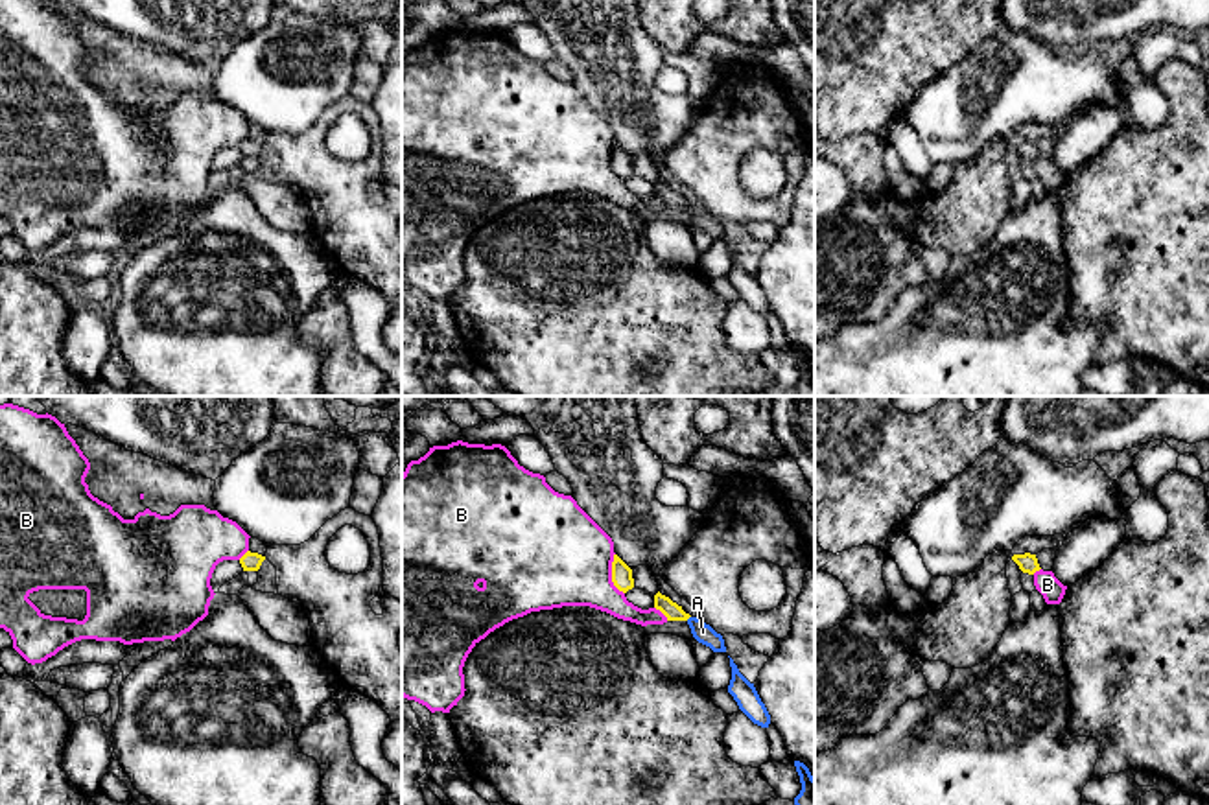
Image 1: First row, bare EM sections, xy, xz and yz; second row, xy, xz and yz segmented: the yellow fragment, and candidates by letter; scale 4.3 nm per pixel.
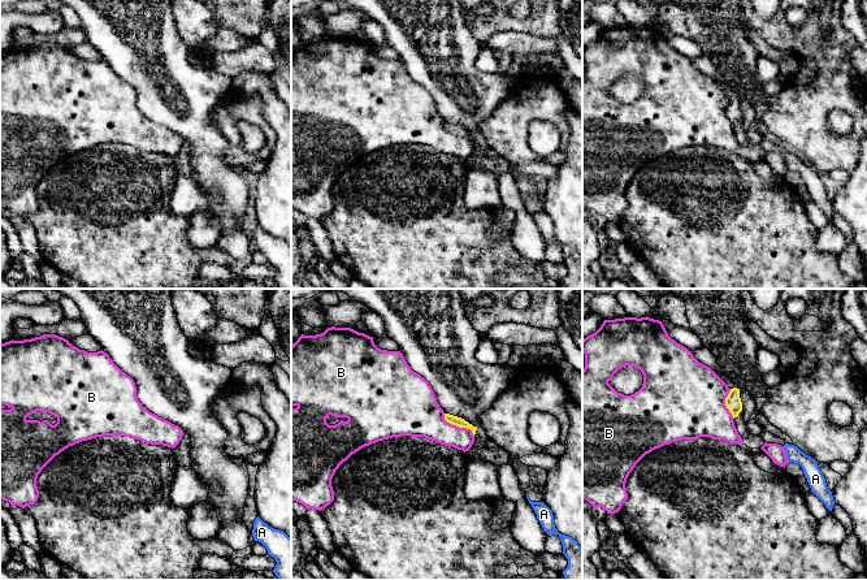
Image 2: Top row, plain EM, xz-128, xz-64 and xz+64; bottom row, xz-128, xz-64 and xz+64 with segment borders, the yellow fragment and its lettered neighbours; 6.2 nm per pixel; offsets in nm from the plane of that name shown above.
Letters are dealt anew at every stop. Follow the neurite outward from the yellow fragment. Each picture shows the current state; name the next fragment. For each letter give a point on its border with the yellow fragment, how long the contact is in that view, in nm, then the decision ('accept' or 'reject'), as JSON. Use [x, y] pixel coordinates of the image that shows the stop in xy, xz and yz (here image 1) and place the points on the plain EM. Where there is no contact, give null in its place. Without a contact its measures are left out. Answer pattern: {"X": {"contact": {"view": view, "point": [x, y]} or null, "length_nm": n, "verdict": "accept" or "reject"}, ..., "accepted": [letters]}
{"A": {"contact": {"view": "xz", "point": [688, 205]}, "length_nm": 30, "verdict": "accept"}, "B": {"contact": {"view": "xz", "point": [612, 161]}, "length_nm": 190, "verdict": "reject"}, "accepted": ["A"]}

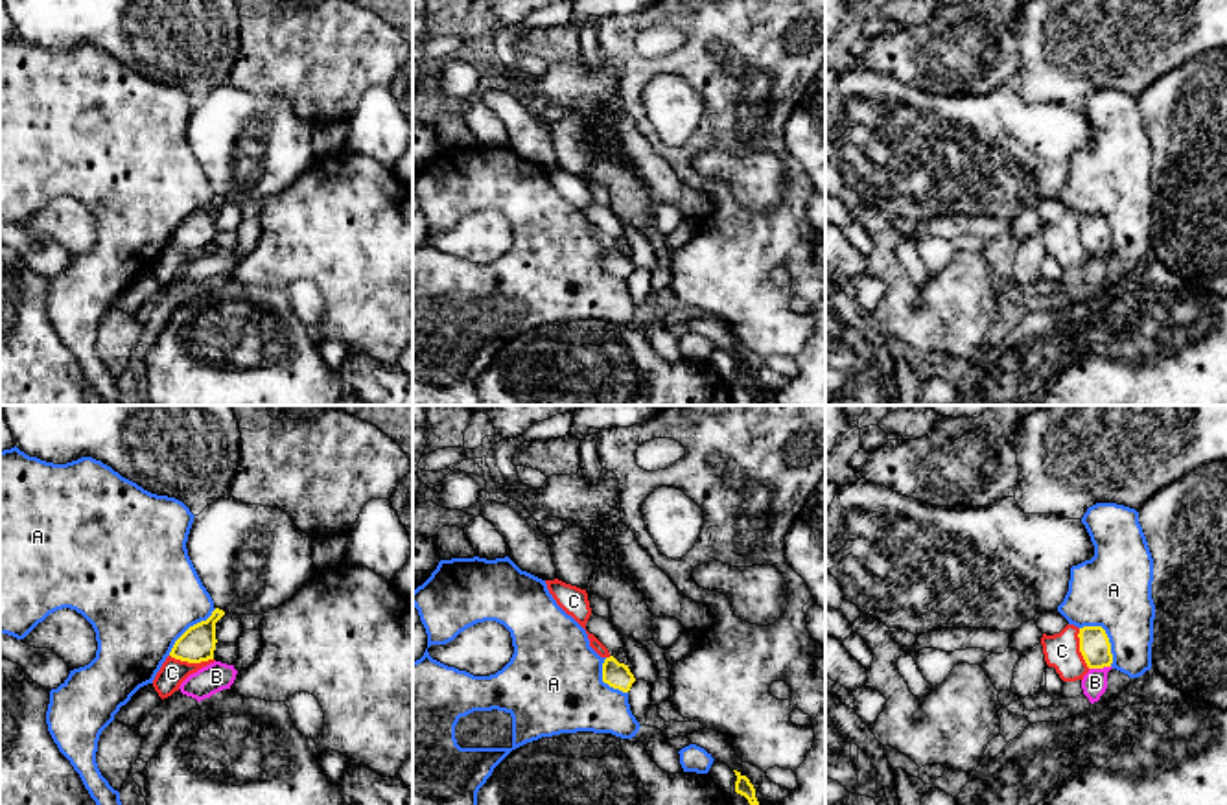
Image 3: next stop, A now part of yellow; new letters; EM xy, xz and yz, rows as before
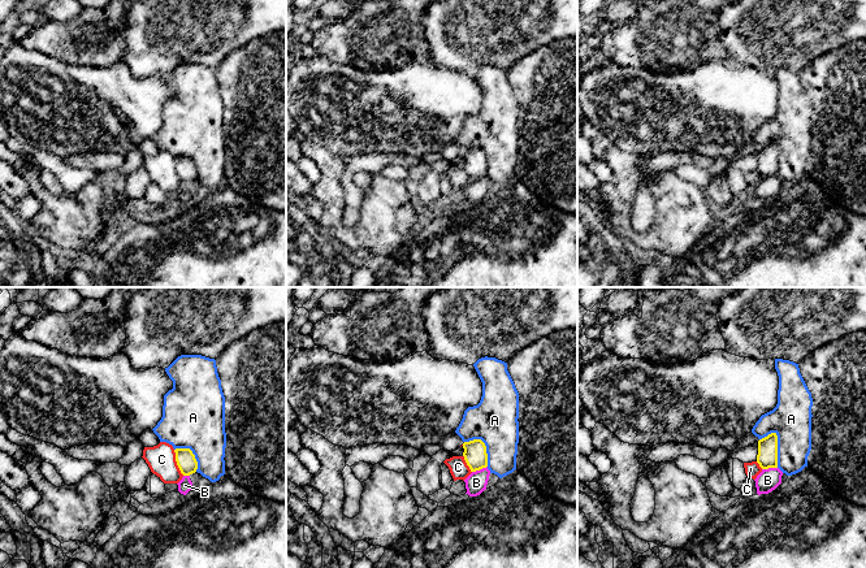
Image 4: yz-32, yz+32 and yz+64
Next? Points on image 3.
{"A": {"contact": {"view": "yz", "point": [1106, 223]}, "length_nm": 220, "verdict": "reject"}, "B": {"contact": {"view": "yz", "point": [1098, 255]}, "length_nm": 100, "verdict": "reject"}, "C": {"contact": {"view": "xy", "point": [192, 249]}, "length_nm": 190, "verdict": "reject"}, "accepted": []}

